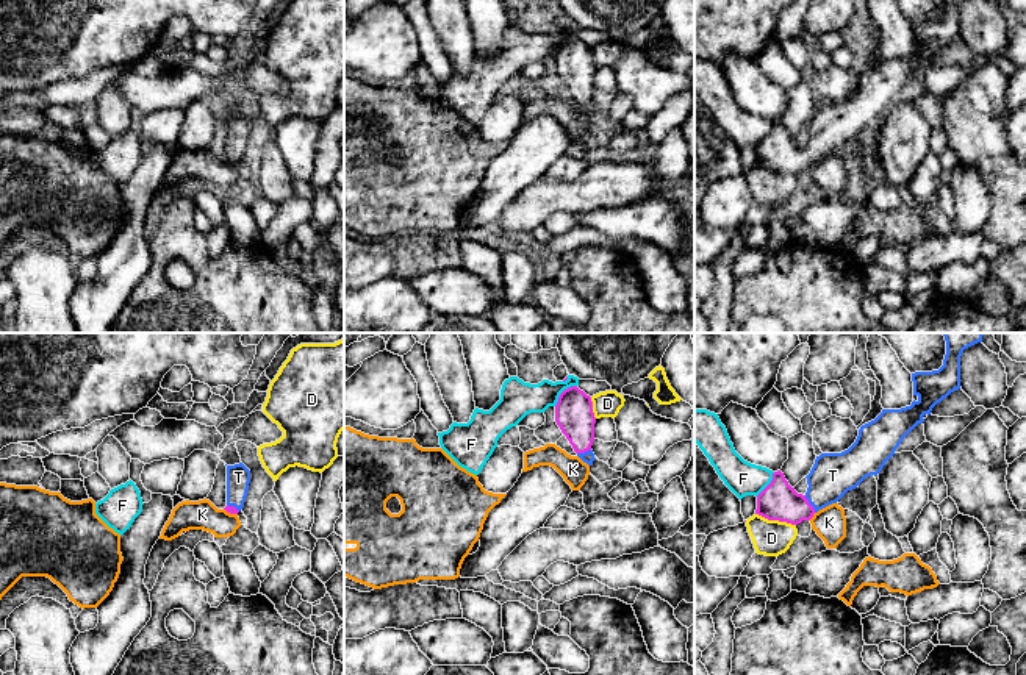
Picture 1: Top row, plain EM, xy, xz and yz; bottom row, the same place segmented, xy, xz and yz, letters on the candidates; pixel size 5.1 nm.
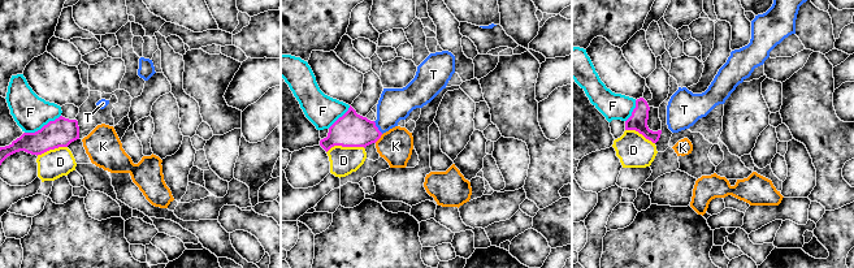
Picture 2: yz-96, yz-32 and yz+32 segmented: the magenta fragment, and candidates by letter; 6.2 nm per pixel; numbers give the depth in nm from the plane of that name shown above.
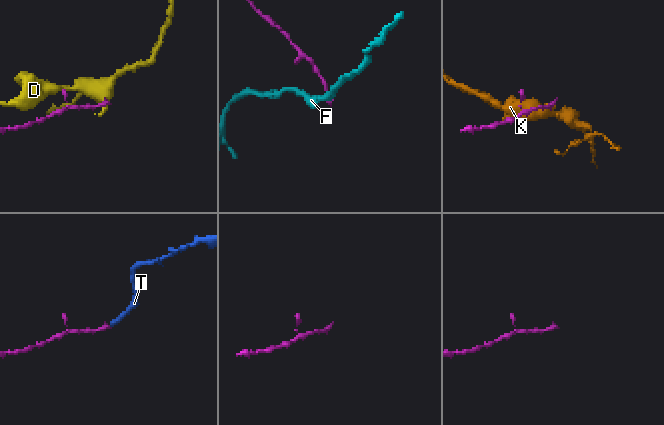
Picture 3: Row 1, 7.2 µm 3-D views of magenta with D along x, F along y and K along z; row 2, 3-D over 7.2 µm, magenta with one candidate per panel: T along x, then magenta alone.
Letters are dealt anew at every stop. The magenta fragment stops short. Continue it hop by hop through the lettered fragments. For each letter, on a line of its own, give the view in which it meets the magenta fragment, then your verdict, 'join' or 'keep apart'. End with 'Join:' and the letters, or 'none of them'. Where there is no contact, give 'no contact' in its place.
D: yz | keep apart
F: xz | keep apart
K: yz | keep apart
T: yz | join
Join: T

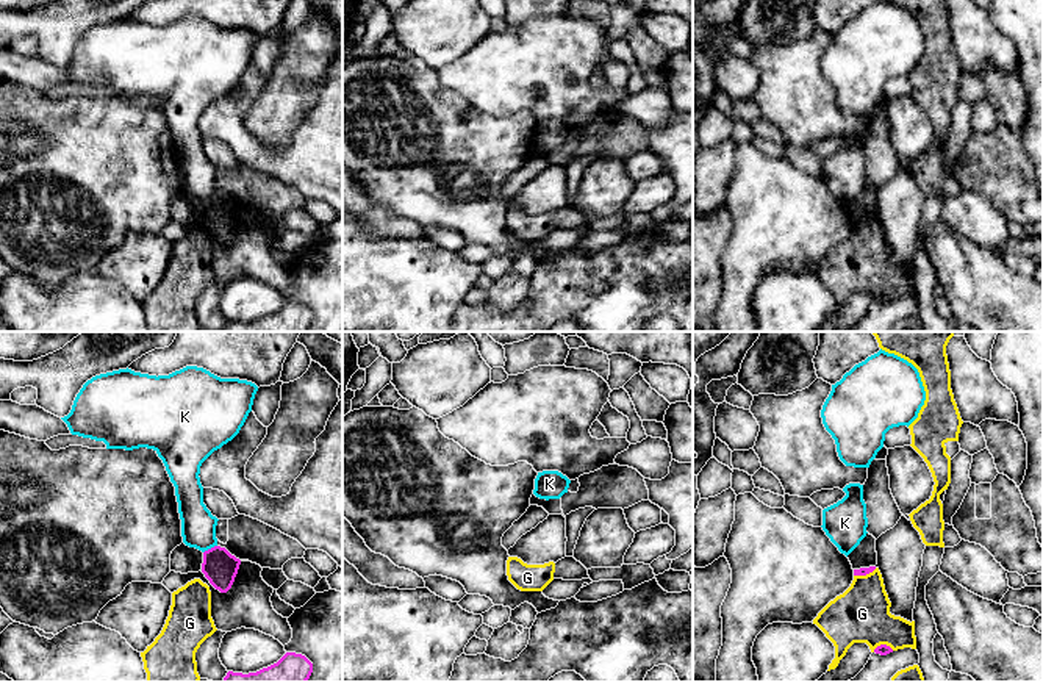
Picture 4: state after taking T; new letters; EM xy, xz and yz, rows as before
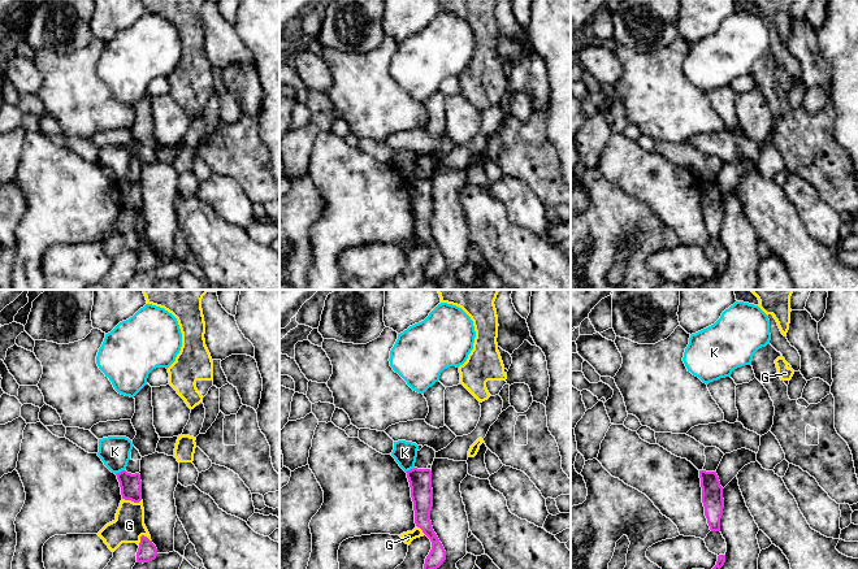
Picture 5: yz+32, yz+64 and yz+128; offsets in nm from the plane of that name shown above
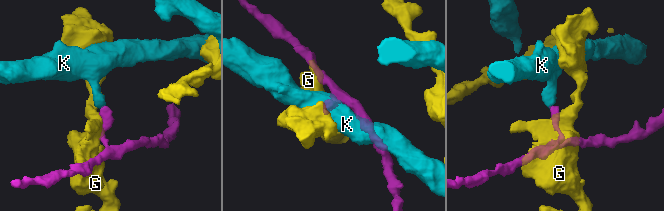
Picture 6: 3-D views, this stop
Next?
G: yz | keep apart
K: xy | keep apart
Join: none of them

